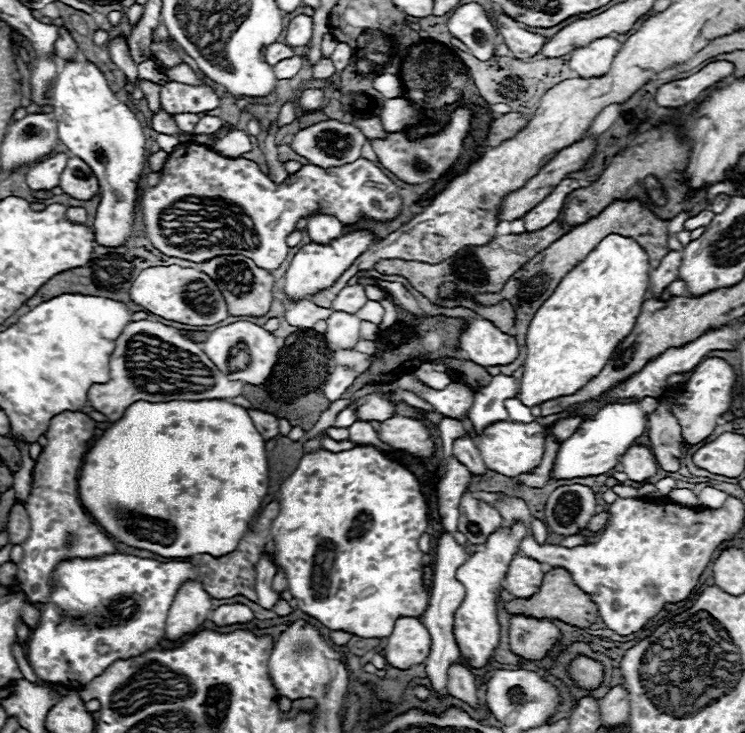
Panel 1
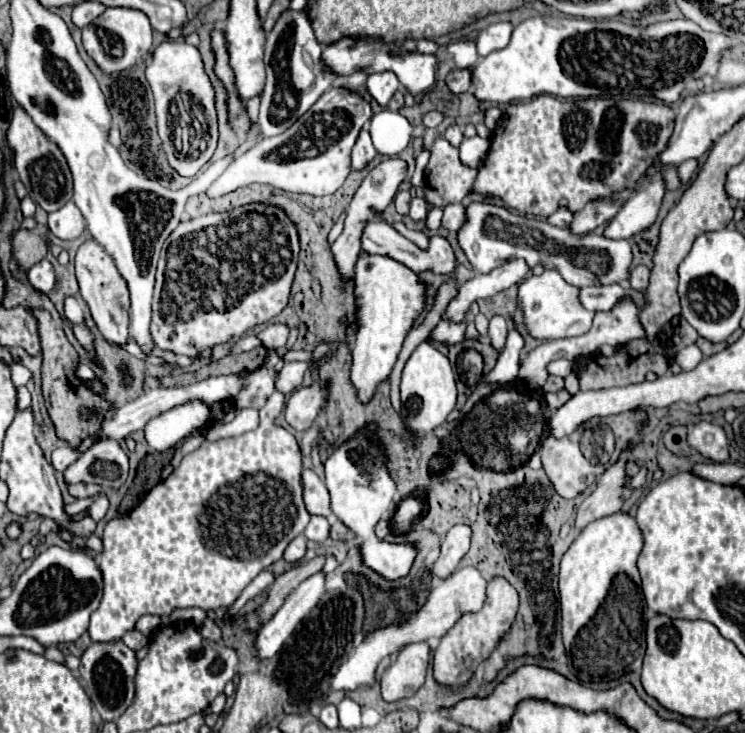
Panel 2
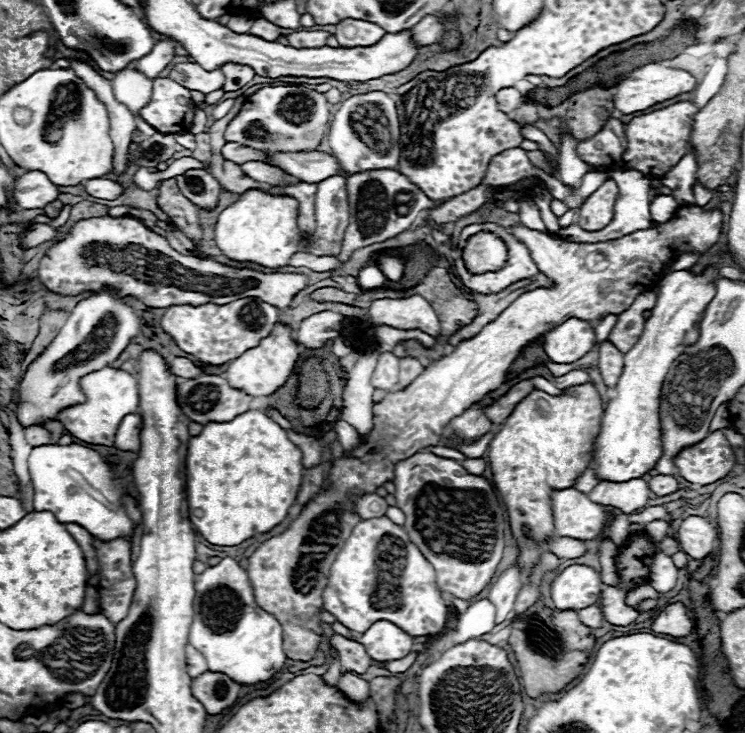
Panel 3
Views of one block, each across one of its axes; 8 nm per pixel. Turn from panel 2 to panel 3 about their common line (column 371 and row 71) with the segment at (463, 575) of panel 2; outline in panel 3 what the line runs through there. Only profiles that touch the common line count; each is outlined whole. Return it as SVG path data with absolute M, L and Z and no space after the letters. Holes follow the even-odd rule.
M652 62L652 64L646 64L638 70L632 70L618 86L616 86L616 94L614 94L614 106L616 110L620 110L622 114L632 114L632 112L640 112L640 110L646 110L658 102L664 102L664 100L670 100L674 96L680 96L684 92L692 92L696 88L696 78L690 76L688 72L684 70L678 70L678 68L668 68L668 66L662 66L658 62Z

